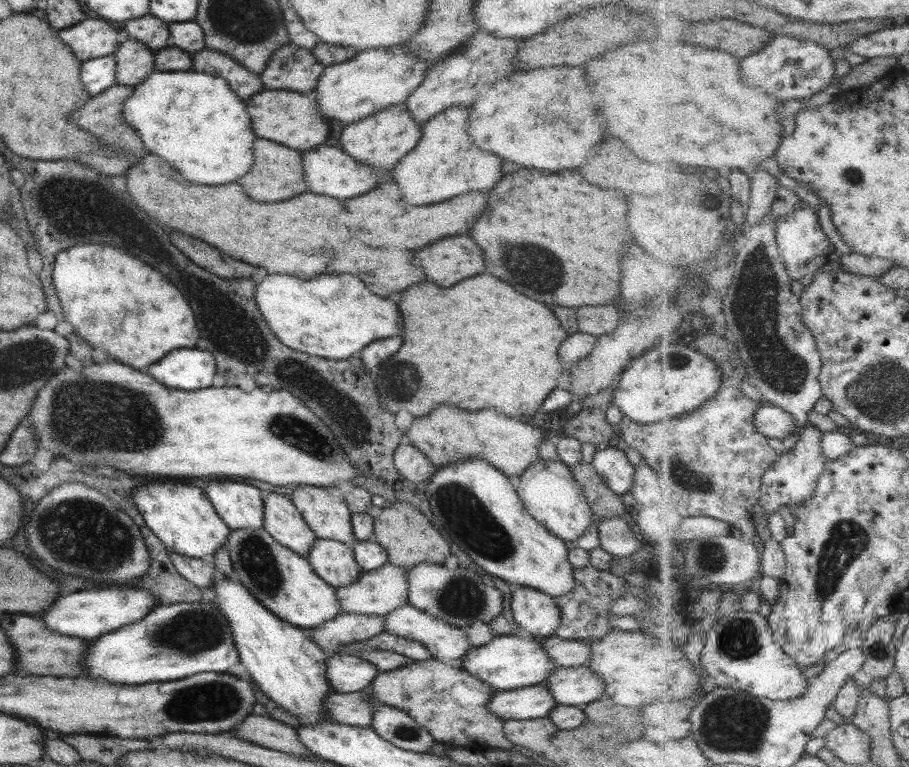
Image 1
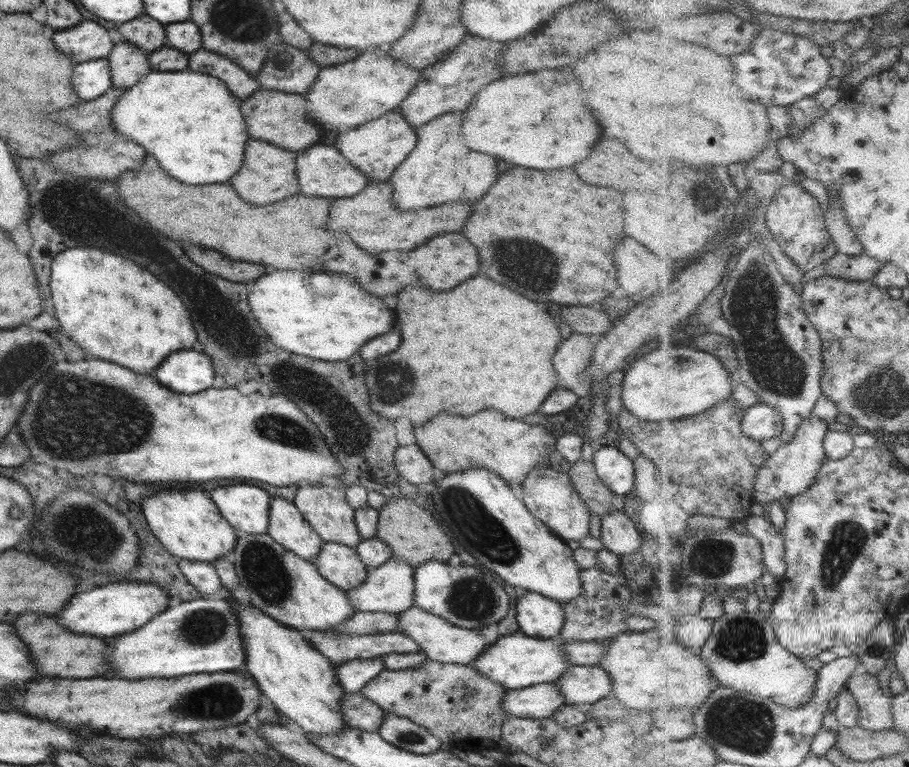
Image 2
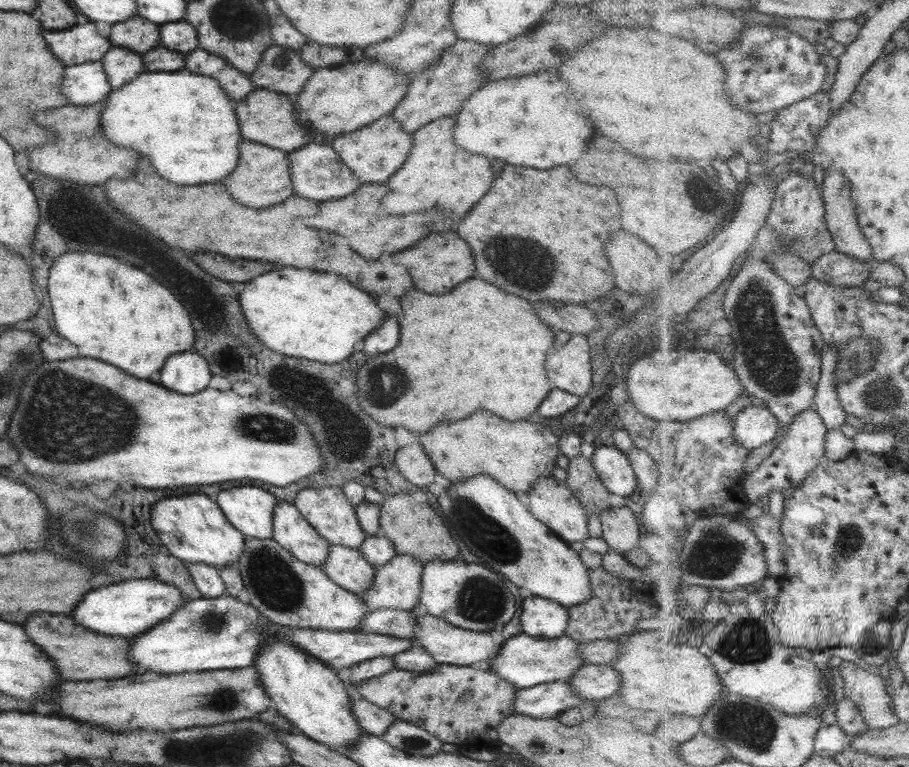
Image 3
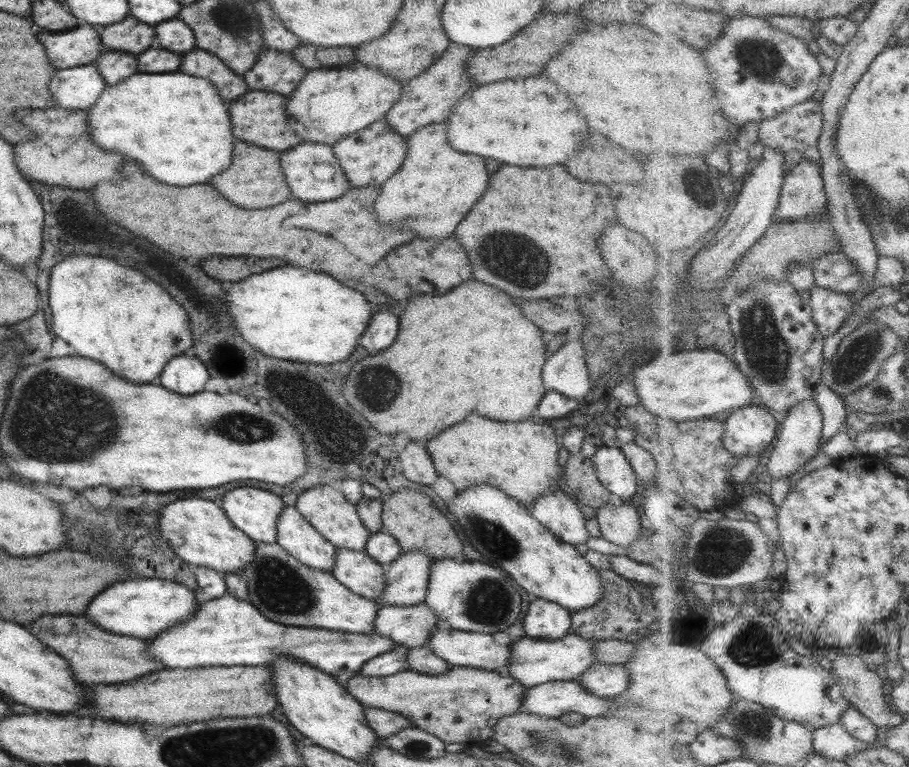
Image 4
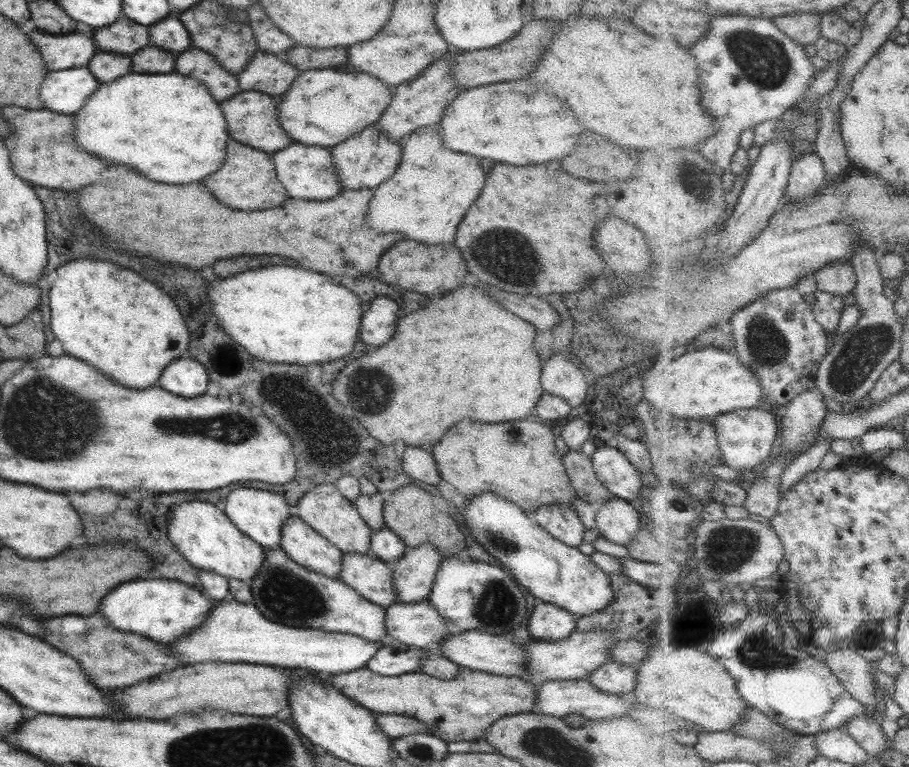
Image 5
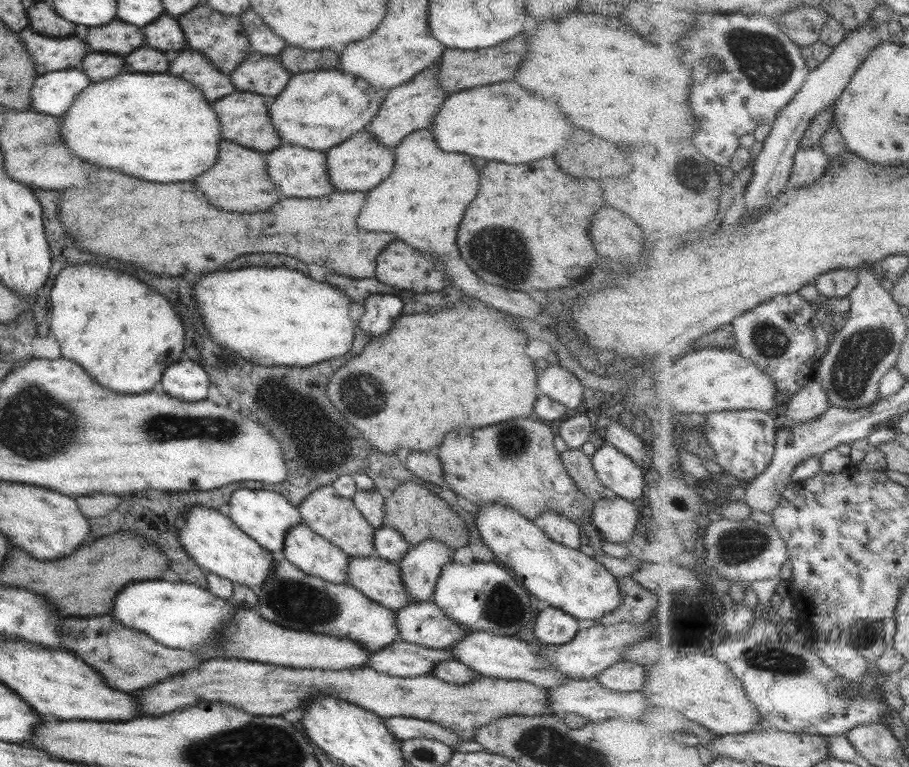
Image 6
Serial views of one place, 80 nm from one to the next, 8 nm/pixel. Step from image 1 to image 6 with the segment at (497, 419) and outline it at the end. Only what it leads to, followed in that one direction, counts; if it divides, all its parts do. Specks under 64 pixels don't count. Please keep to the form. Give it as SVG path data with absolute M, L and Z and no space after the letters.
M519 417L483 428L449 430L443 438L443 444L437 450L437 458L441 465L443 480L449 485L449 491L473 502L478 510L487 503L496 502L511 507L529 520L543 511L555 511L571 519L581 528L583 514L591 516L593 502L574 485L562 465L560 453L555 451L555 443L555 428Z

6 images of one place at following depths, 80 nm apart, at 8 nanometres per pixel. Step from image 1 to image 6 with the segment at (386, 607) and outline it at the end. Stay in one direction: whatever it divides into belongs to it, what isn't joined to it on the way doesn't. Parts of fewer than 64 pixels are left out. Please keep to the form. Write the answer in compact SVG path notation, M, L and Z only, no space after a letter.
M434 536L407 549L396 564L409 601L419 603L432 599L441 567L452 560L452 555L453 550Z

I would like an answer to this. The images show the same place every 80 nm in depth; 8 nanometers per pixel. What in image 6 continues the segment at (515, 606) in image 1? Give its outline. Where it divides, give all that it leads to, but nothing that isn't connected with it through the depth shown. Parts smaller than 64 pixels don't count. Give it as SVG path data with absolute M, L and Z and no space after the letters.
M547 607L534 616L532 632L533 636L541 642L541 645L567 644L581 627L581 623L565 614L560 609Z

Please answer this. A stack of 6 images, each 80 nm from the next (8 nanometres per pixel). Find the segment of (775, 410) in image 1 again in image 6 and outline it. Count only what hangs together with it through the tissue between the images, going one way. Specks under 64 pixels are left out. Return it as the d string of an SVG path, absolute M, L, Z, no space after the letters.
M725 410L713 412L695 420L715 449L716 461L725 474L749 484L758 474L765 472L773 460L778 440L775 418L762 410Z

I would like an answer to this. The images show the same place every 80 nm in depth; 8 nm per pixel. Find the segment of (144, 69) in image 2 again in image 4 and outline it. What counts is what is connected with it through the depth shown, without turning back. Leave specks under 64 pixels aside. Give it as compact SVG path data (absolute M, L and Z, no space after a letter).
M105 50L93 64L100 77L111 86L137 73L136 56L121 51Z

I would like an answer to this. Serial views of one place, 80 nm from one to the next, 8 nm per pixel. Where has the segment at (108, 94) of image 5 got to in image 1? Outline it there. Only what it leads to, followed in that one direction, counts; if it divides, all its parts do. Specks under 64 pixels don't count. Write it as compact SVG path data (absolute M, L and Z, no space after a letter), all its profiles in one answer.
M153 71L141 84L134 86L131 95L123 103L123 122L127 122L149 152L167 160L183 178L195 184L227 184L247 174L253 162L252 144L255 138L251 122L247 118L245 101L238 98L226 80L202 72Z

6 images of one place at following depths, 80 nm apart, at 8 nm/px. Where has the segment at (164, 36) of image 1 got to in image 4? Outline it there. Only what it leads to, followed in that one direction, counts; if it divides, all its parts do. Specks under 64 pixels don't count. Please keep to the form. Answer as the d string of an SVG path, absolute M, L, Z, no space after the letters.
M128 15L115 24L104 26L100 39L106 50L121 51L137 56L156 44L154 28Z

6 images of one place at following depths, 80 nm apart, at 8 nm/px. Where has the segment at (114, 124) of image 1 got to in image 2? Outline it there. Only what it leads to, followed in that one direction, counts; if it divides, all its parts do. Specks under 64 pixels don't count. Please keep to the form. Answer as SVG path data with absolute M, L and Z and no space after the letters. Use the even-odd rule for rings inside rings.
M113 86L101 94L95 100L89 102L80 101L73 107L59 110L54 115L54 120L61 125L69 127L80 136L80 142L76 146L70 146L69 149L60 150L59 153L44 158L54 169L65 171L77 176L87 176L87 178L105 178L113 180L117 178L117 172L125 170L135 170L139 162L145 156L145 150L131 142L129 138L120 135L113 125L111 125L111 111L115 103L123 95L123 89L117 89ZM105 154L105 158L103 158ZM89 164L89 166L87 166Z

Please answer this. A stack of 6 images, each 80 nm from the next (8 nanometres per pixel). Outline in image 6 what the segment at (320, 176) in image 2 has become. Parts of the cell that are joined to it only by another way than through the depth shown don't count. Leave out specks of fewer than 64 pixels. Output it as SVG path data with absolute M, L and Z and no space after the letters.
M282 143L270 152L271 156L267 156L267 174L284 197L321 198L329 196L335 190L328 177L325 151Z

